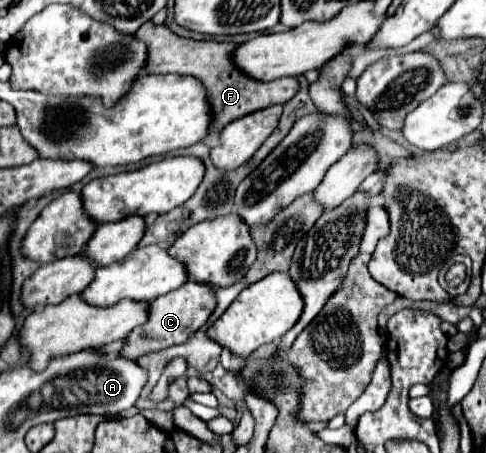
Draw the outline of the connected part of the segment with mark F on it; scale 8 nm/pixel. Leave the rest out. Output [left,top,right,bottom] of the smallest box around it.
[134,21,298,133]

